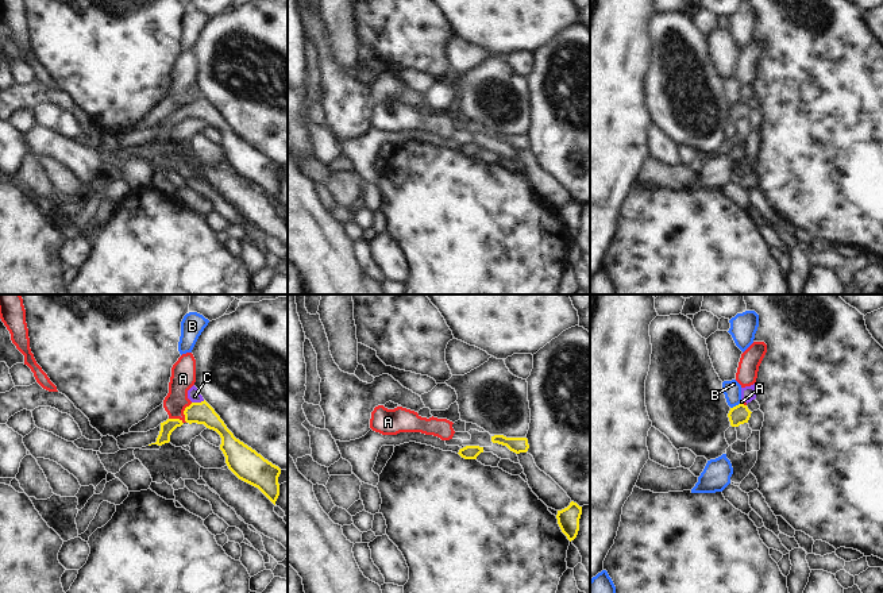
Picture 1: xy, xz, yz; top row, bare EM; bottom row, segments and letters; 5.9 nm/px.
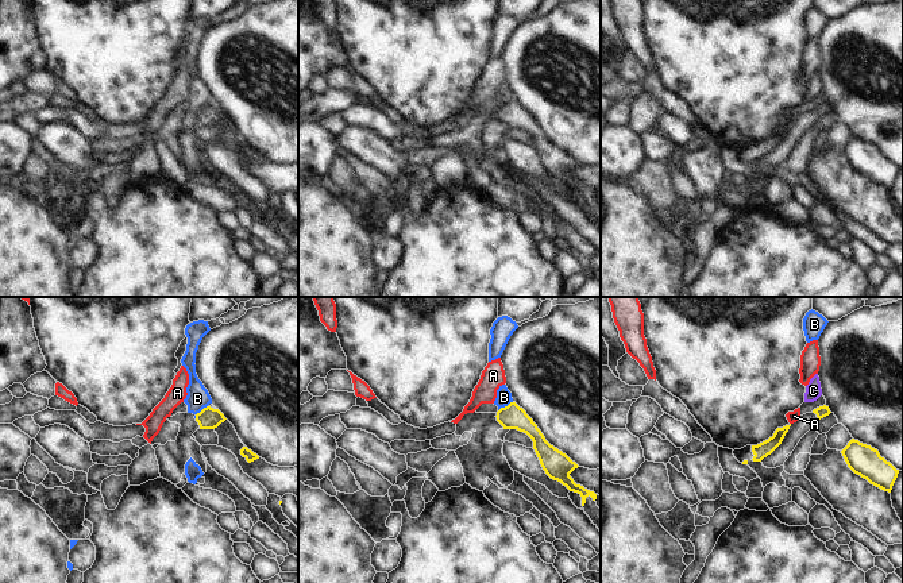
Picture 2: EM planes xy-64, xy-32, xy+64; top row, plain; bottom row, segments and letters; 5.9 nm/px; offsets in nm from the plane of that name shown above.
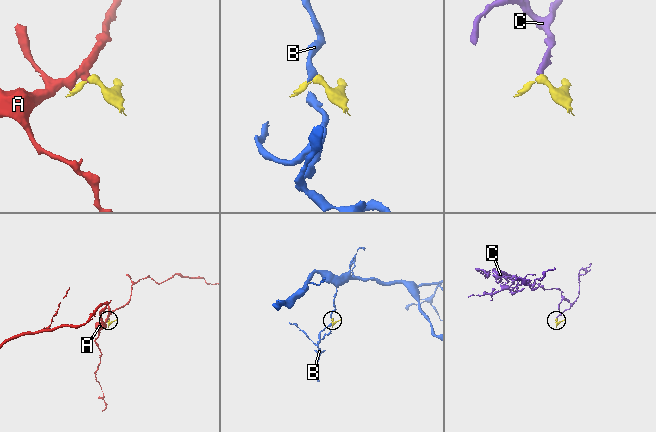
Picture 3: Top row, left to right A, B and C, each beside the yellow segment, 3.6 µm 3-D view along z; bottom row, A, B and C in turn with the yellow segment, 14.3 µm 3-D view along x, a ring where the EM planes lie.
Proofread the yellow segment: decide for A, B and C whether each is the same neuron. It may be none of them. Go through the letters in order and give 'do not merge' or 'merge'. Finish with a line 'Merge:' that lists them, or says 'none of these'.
A: do not merge
B: do not merge
C: do not merge
Merge: none of these

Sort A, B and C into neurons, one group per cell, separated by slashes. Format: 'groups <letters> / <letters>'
groups A / B / C

